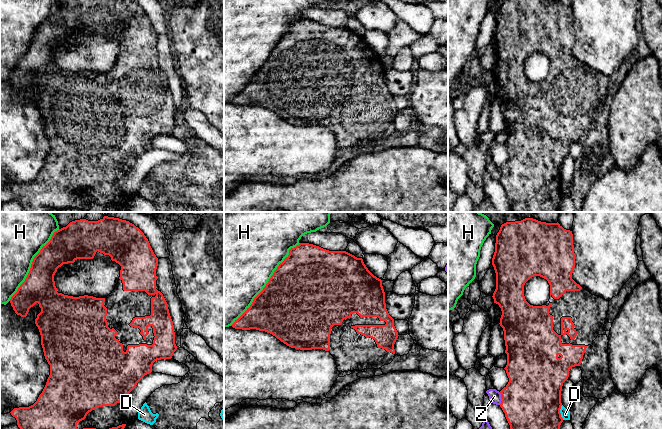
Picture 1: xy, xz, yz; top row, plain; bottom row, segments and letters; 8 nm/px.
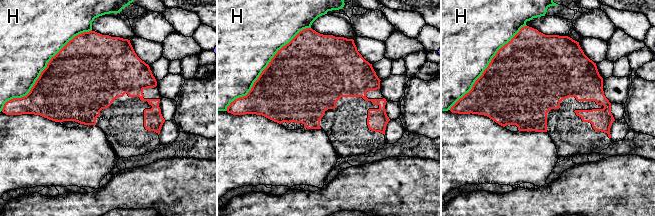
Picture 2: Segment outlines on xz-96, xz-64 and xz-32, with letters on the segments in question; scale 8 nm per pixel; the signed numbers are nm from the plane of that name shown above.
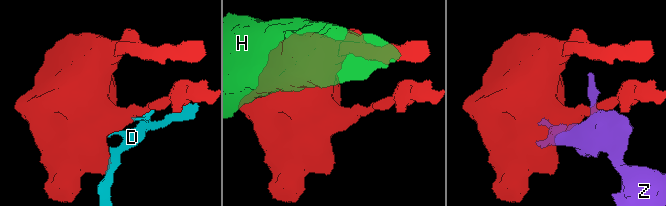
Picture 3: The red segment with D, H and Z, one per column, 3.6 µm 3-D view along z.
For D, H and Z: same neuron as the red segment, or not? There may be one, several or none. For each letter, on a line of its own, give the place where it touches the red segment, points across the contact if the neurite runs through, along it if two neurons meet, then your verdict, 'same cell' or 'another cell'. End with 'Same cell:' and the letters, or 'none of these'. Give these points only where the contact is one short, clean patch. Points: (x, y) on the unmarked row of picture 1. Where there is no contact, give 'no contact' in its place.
D: contact yz (559, 188); another cell
H: contact xz (268, 58); another cell
Z: contact yz (501, 173); another cell
Same cell: none of these

